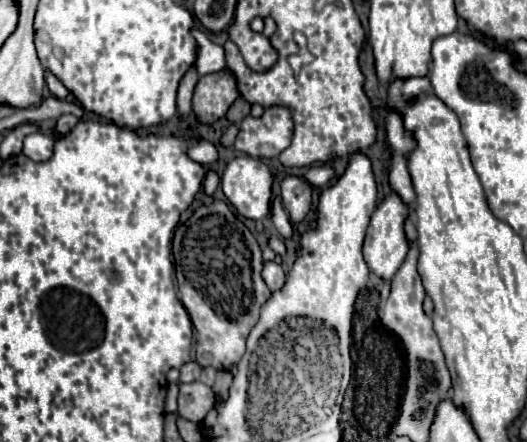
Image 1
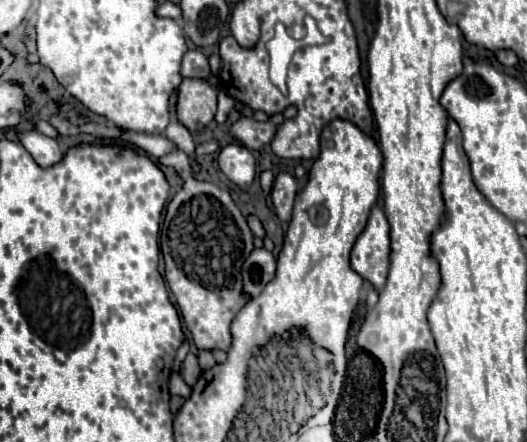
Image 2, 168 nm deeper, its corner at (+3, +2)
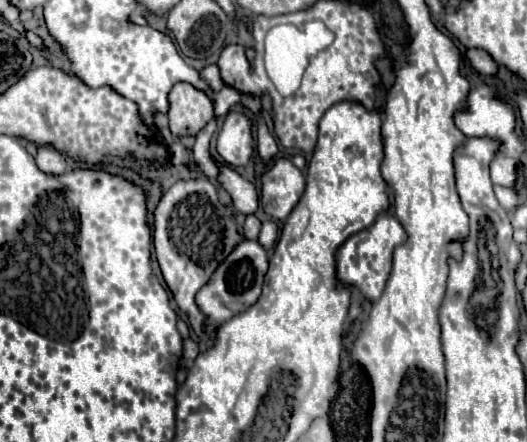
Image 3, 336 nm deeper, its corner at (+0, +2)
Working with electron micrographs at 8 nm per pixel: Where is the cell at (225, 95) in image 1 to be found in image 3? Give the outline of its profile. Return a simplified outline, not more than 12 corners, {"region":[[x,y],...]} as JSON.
{"region":[[191,84],[169,92],[173,136],[195,136],[213,118],[213,102]]}

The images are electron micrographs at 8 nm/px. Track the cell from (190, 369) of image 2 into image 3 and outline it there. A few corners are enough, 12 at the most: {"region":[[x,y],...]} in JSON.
{"region":[[183,340],[183,358],[193,362],[199,354],[197,342]]}

